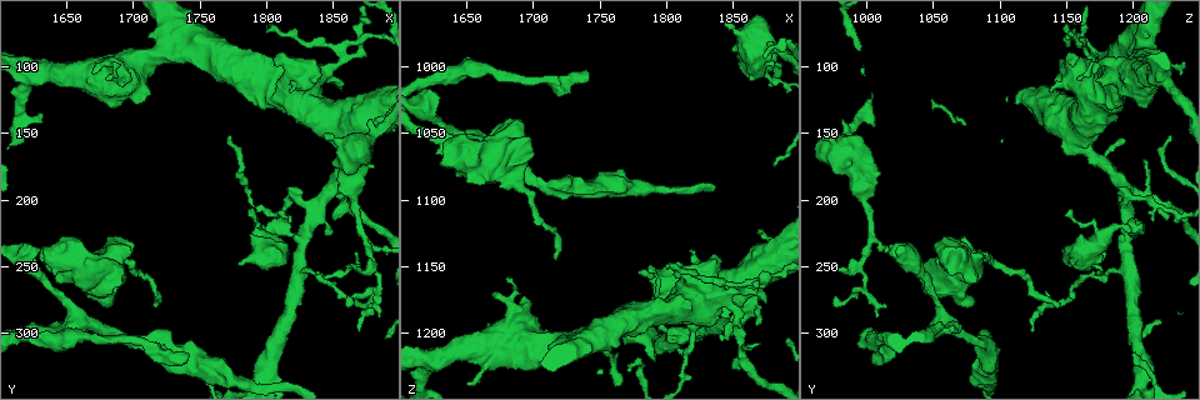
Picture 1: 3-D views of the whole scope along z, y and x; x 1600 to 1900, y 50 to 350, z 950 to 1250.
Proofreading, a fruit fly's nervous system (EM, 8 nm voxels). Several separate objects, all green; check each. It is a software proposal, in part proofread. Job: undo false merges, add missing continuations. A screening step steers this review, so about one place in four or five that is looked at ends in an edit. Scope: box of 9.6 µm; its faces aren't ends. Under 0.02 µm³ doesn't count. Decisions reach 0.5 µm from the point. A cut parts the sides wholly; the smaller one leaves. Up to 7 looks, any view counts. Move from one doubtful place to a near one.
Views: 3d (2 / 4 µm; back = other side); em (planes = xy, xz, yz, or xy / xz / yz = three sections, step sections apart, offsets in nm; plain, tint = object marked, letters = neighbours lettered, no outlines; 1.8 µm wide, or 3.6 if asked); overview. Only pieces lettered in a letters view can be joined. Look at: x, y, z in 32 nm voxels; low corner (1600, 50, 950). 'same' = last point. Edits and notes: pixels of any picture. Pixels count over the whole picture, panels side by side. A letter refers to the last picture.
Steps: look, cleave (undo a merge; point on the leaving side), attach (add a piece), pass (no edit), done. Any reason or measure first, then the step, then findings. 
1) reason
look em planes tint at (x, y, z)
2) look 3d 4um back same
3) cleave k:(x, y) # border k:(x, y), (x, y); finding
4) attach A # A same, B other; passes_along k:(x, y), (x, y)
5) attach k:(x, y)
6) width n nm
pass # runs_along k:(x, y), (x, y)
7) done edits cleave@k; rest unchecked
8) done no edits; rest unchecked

an open end
look 3d 4um at (1696, 236, 1054)

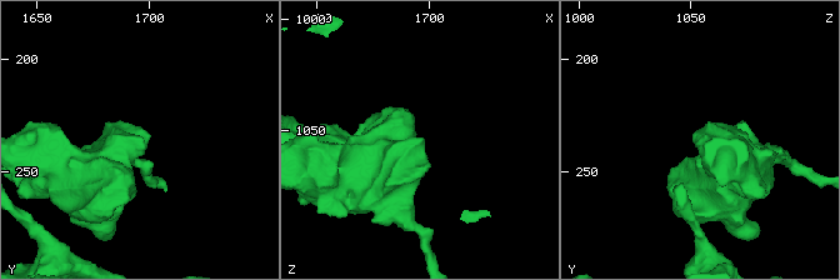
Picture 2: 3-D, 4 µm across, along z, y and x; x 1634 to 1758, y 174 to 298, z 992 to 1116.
look em planes letters at (1697, 239, 1054)

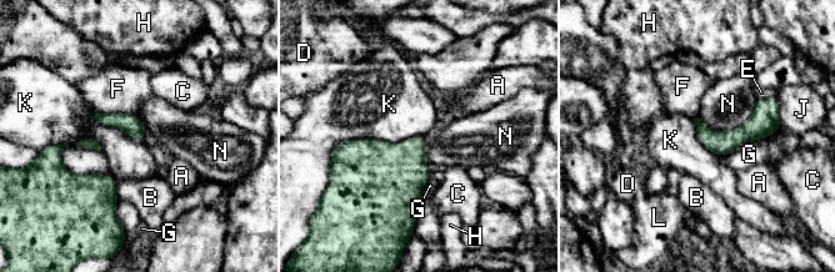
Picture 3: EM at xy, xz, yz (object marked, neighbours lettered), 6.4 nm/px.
pass # A other, B other, C other, D other, E other, F other, G other, H other, J other, K other, L other, N other; runs_along 3:(698, 122), (711, 137), (773, 124); no lettered piece goes on from it

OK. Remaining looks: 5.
end of a long branch
look em 3.6um planes plain at (1740, 316, 1012)

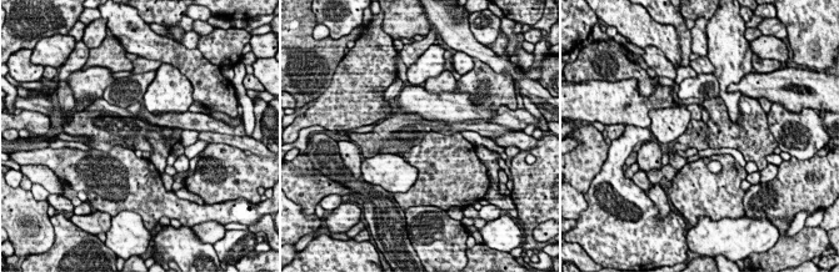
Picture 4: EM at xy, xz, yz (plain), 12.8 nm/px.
what lies round it
look em 3.6um planes letters same

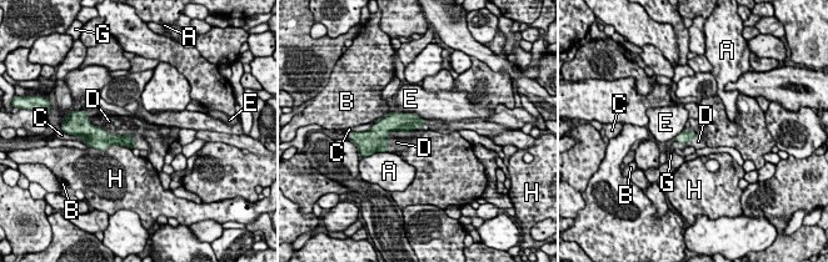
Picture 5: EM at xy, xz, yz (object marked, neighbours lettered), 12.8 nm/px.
attach D # A other, B other, C other, D same, E other, G other, H other; passes_along 5:(370, 141), (385, 139), (397, 142); it goes on there

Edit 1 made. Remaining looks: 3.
three-way junction
look em planes tint at (1656, 292, 1060)

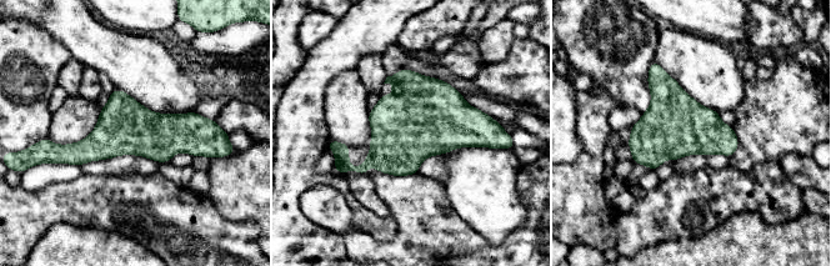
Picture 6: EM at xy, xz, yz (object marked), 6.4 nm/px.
what lies round it
look em planes letters same

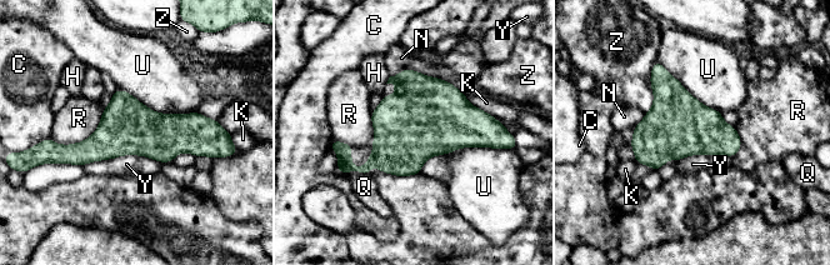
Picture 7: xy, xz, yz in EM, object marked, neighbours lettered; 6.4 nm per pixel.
pass # C other, H other, K other, N other, Q other, R other, U other, Y other, Z other; border 7:(159, 161), (119, 155), (83, 166); all the same neuron

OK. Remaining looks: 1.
done edits attach@5; rest unchecked

